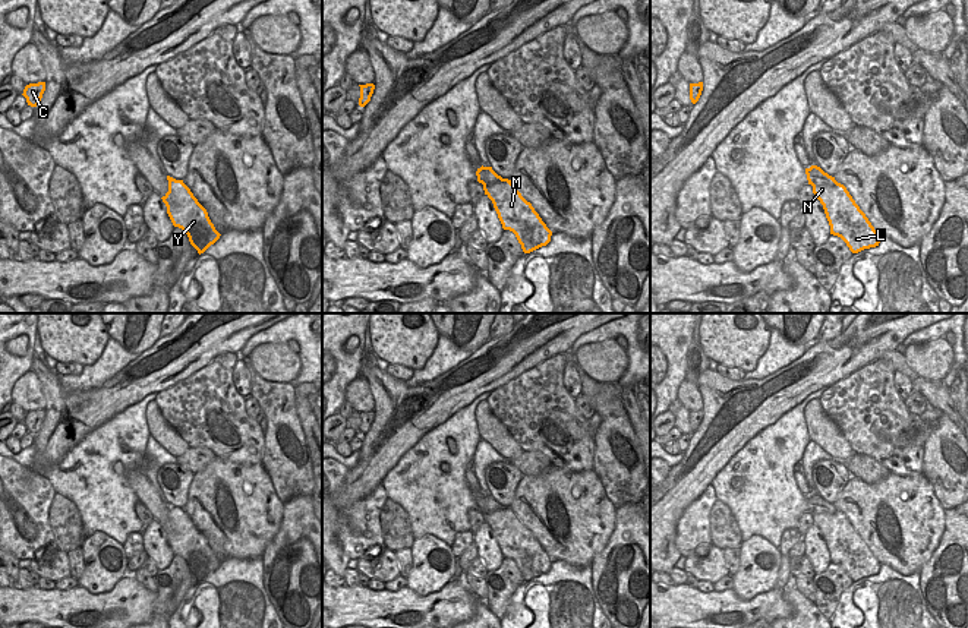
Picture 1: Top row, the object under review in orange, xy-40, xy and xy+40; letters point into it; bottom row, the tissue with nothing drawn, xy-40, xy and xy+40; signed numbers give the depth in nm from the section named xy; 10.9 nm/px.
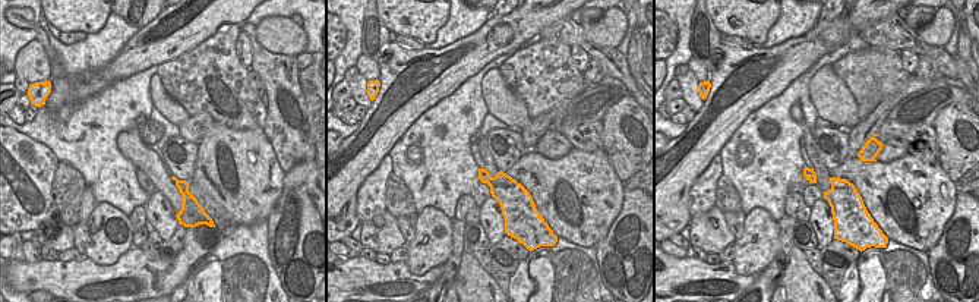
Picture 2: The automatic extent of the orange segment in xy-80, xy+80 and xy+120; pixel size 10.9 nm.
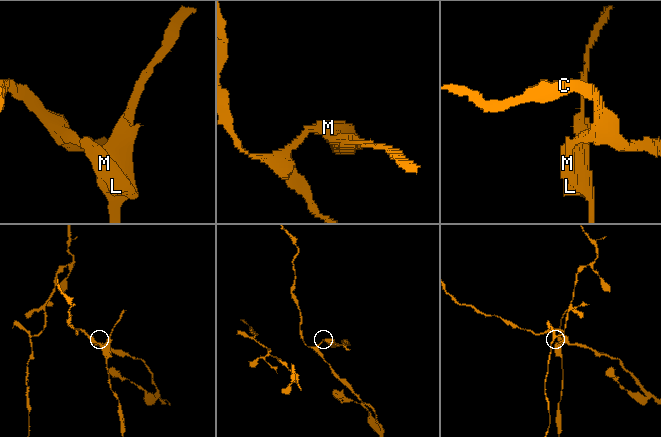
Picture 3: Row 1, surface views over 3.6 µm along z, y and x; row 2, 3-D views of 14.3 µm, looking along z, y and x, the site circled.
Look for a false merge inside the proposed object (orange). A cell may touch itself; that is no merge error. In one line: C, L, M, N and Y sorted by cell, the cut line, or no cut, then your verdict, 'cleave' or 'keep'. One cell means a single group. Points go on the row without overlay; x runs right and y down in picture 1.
C / L M N Y; cut in xy+40 along (816, 494), (813, 514); cleave

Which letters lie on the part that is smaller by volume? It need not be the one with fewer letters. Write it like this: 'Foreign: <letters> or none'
Foreign: L, M, N, Y

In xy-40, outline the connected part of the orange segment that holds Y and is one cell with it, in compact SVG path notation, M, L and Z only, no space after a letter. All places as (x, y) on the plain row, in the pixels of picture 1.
M167 504L168 520L161 526L174 555L182 556L190 572L204 581L220 567L220 561L211 550L206 537L198 530L183 508Z

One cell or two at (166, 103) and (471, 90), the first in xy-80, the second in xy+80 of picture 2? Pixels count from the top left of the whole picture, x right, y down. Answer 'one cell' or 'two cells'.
two cells

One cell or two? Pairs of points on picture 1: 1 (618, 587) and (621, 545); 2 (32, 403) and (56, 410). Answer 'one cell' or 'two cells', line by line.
1: one cell
2: two cells

